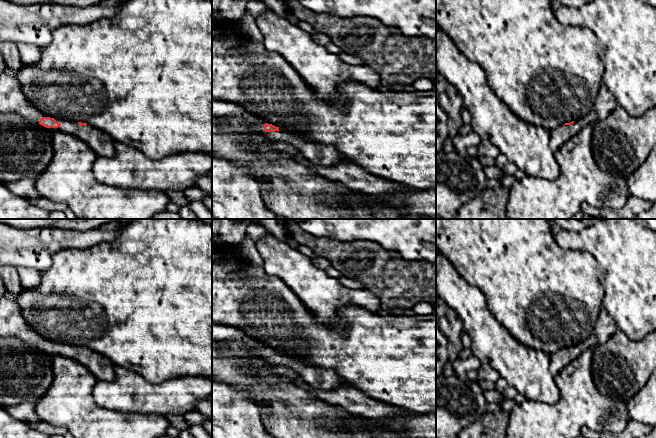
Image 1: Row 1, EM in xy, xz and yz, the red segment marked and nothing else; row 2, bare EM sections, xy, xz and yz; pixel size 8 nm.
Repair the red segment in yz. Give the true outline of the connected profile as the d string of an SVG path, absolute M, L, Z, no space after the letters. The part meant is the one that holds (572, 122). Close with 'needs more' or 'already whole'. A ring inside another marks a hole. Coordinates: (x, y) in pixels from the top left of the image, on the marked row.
M591 111L578 121L572 121L558 126L550 133L550 148L554 152L557 151L564 143L579 133L585 126L591 125L593 127L597 121L595 112Z; needs more

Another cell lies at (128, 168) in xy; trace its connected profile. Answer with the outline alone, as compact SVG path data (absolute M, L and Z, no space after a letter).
M114 140L115 154L111 157L98 156L95 160L92 173L94 178L105 185L120 189L136 189L148 191L185 191L193 188L195 179L200 175L212 174L212 156L198 152L183 152L159 160L152 160L146 157L141 151L129 145Z

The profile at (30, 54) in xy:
M18 43L17 48L24 64L36 64L41 57L40 48L27 43Z

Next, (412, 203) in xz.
M404 186L403 190L397 190L387 196L372 196L358 191L351 191L349 202L339 202L336 196L329 197L327 205L337 208L346 208L348 206L365 207L362 201L367 198L371 201L372 208L389 207L400 212L405 219L436 219L436 187L431 189L413 189Z

